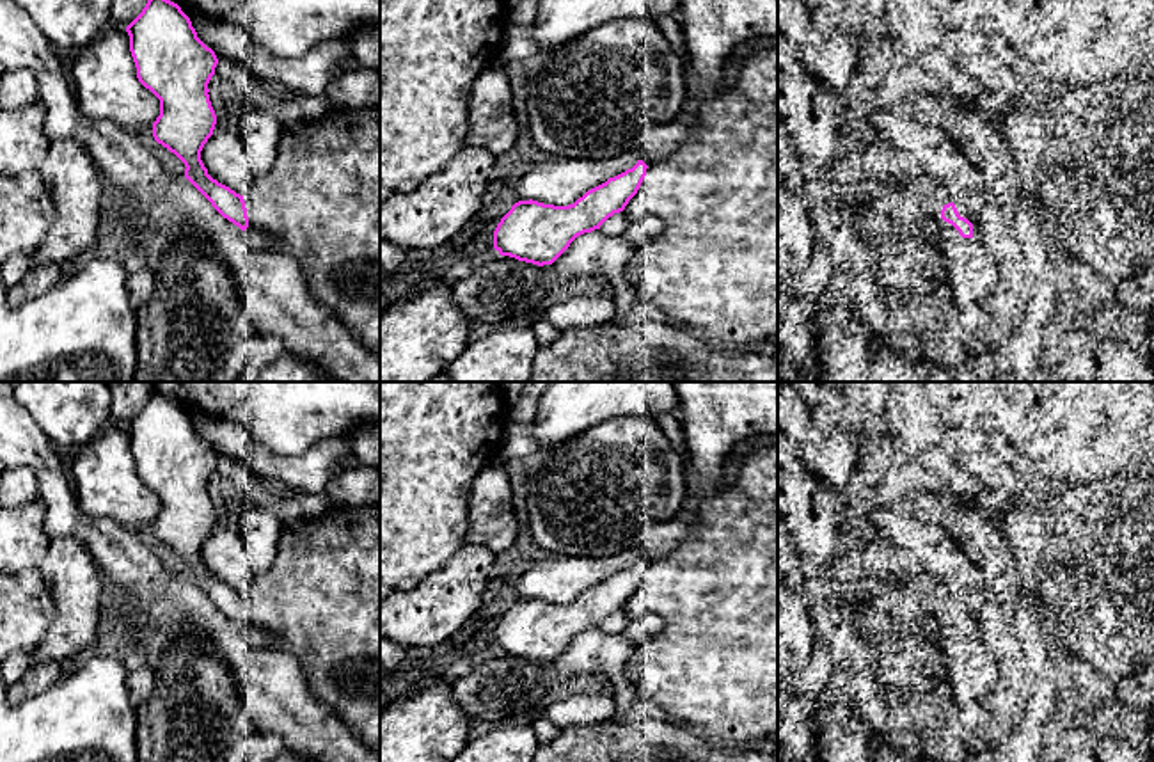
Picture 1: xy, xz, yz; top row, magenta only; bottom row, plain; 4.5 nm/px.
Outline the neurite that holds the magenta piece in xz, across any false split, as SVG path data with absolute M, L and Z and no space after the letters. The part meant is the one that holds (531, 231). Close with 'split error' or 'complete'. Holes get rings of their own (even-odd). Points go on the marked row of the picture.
M689 107L666 126L652 130L632 169L588 190L573 204L554 206L533 199L515 202L494 231L494 249L518 261L552 265L577 236L600 229L609 217L623 211L637 194L648 163L678 149L692 135L694 123Z; split error

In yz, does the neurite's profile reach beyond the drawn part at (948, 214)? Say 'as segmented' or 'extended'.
extended

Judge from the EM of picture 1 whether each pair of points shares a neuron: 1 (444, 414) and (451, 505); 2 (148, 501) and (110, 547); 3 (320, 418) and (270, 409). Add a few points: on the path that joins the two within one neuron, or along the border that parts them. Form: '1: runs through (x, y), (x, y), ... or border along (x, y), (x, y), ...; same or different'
1: runs through (444, 437), (444, 482); same
2: border along (87, 512), (98, 517), (112, 517), (135, 530); different
3: runs through (308, 409), (283, 409); same

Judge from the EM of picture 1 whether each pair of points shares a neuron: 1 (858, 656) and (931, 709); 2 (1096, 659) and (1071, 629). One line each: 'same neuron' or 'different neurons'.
1: same neuron
2: same neuron

